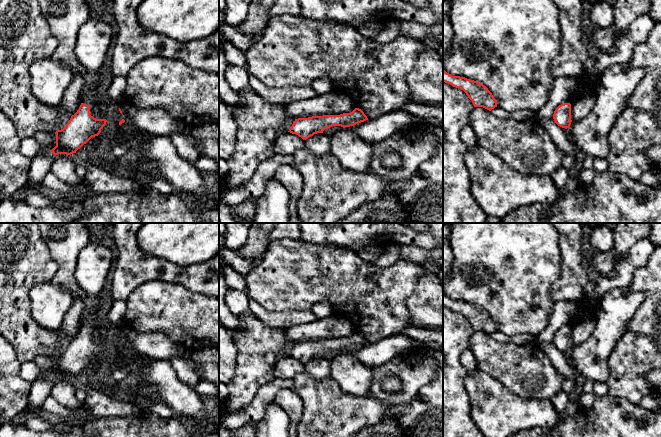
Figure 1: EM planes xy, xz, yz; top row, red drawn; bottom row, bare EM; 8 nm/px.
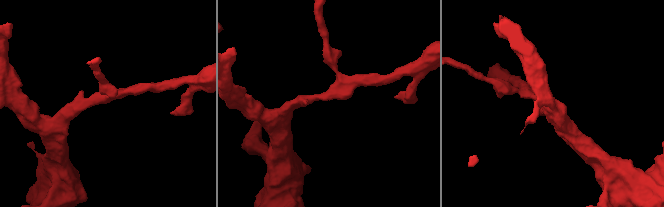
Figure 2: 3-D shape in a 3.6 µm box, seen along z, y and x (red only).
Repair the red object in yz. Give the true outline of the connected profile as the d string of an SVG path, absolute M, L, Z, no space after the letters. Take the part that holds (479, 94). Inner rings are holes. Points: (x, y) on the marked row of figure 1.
M443 68L443 82L462 89L472 101L474 107L483 107L489 111L497 107L497 101L483 84L460 76L452 76Z

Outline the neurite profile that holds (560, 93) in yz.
M569 76L556 78L550 91L548 101L536 114L536 116L557 146L564 153L573 155L576 158L578 169L575 179L580 184L578 174L584 169L583 164L585 155L567 138L565 133L566 129L558 126L553 119L554 111L559 105L570 103L571 92L574 88L576 88L577 82L578 78Z

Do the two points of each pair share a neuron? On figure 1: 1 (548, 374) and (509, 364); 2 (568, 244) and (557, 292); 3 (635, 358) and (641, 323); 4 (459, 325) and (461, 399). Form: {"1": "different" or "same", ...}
{"1": "same", "2": "same", "3": "different", "4": "same"}

